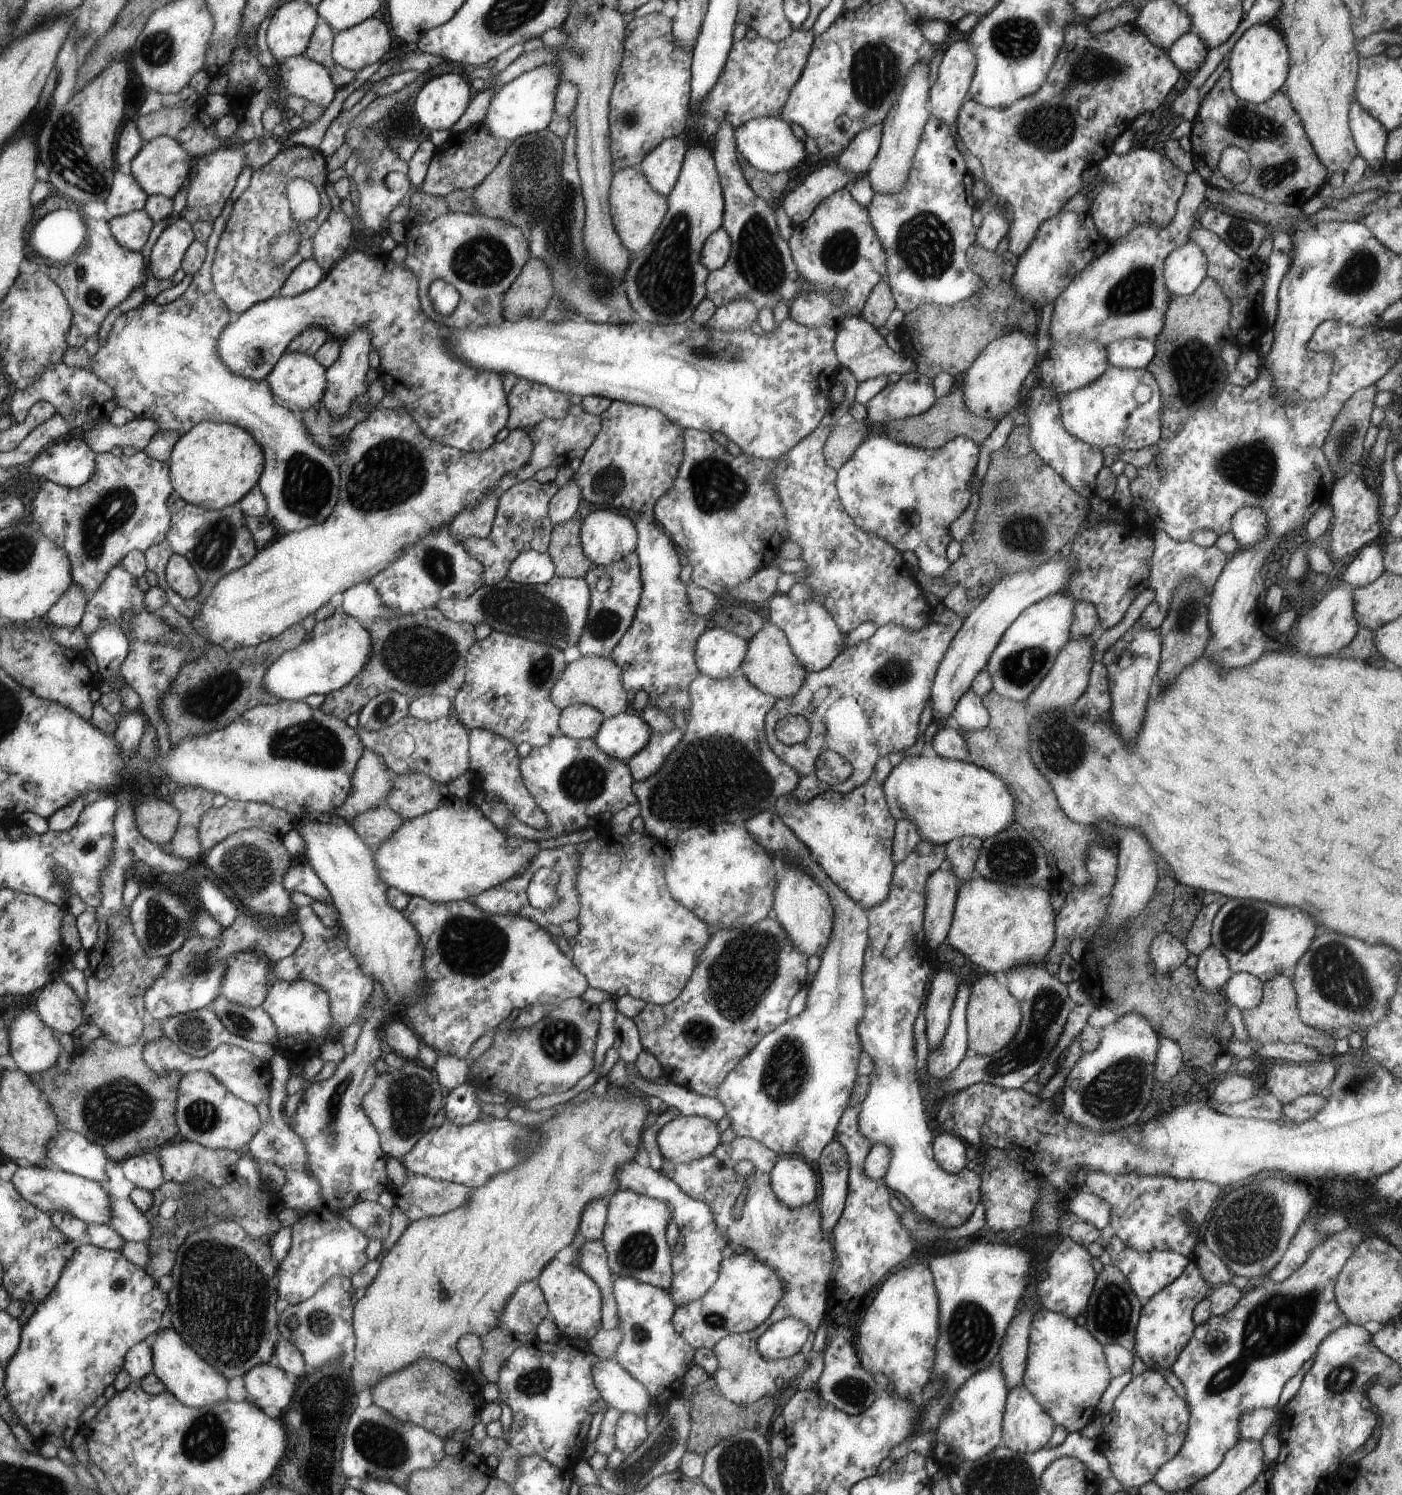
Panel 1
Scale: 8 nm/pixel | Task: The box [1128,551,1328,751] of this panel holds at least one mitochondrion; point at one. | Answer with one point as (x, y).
(1186, 612)

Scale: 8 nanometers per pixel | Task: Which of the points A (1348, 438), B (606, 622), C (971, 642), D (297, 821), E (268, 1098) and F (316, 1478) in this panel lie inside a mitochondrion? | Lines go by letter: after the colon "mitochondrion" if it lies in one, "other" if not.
A: mitochondrion
B: mitochondrion
C: other
D: other
E: other
F: other

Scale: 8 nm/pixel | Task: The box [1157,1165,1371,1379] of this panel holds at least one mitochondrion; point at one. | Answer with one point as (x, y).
(1249, 1231)

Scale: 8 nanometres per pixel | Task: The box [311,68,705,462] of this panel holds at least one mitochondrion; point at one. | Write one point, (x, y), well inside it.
(665, 280)

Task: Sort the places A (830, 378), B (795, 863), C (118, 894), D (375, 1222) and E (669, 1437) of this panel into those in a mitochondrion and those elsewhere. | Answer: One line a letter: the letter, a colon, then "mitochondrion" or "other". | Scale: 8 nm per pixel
A: other
B: other
C: other
D: mitochondrion
E: mitochondrion

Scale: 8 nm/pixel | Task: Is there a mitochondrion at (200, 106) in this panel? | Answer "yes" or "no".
no

